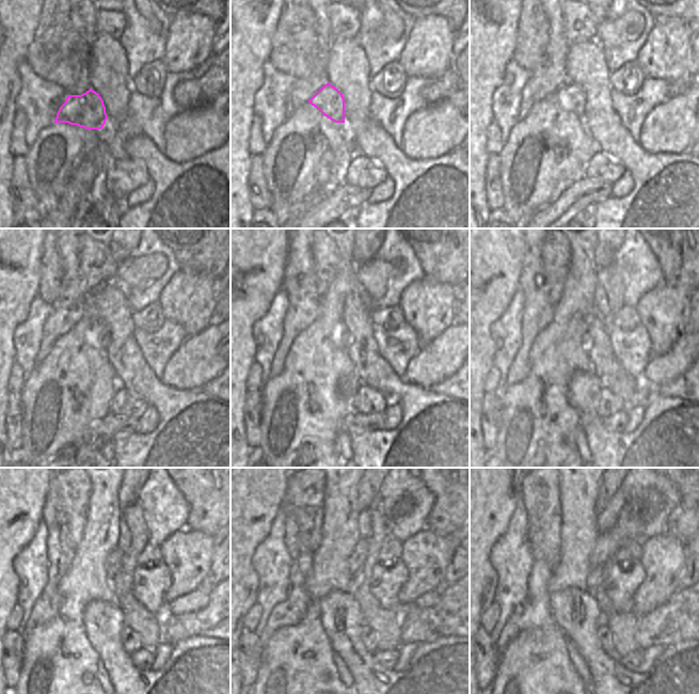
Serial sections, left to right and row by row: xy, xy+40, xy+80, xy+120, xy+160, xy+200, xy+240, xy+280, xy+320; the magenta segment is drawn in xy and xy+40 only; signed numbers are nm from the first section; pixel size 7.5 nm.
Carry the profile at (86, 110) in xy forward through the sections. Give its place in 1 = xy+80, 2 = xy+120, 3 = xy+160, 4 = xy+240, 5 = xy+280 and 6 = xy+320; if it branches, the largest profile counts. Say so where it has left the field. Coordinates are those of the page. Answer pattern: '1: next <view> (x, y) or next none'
1: next xy+80 (571, 97)
2: next xy+120 (98, 335)
3: next xy+160 (340, 337)
4: next xy+240 (114, 561)
5: next xy+280 (360, 552)
6: next xy+320 (637, 511)

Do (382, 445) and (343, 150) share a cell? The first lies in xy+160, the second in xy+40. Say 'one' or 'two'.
two

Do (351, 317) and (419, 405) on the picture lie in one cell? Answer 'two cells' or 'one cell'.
one cell

